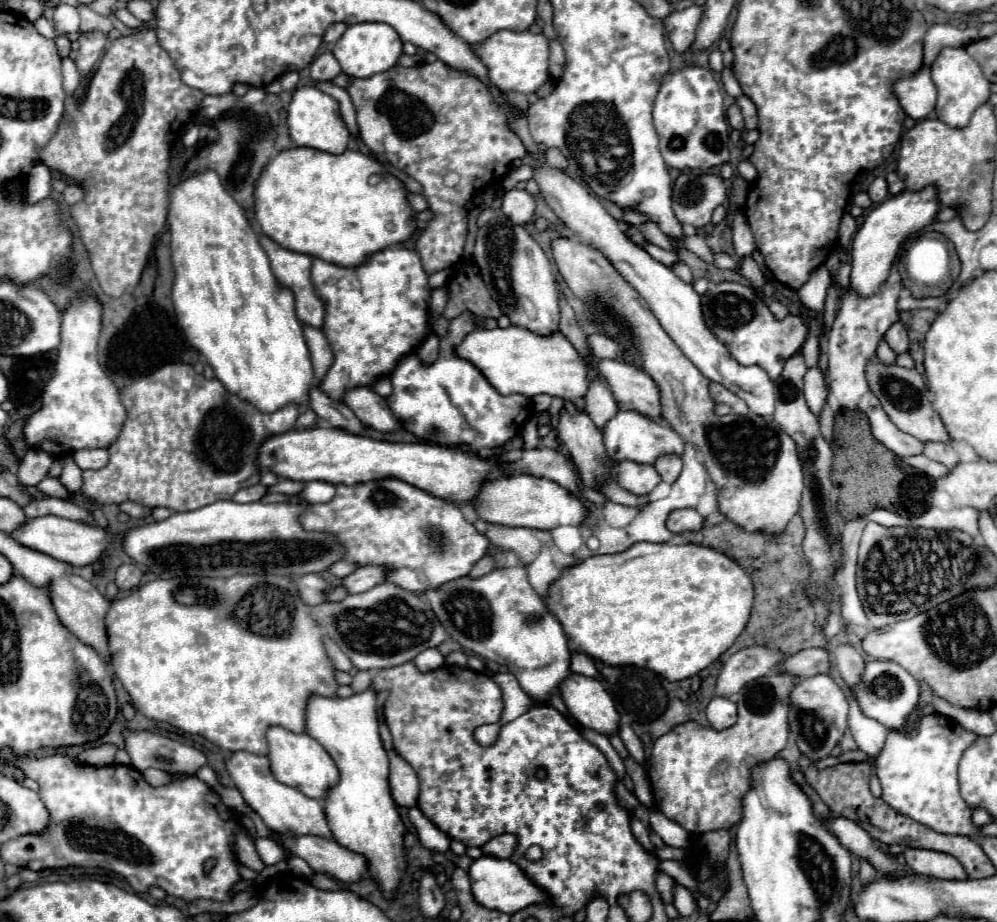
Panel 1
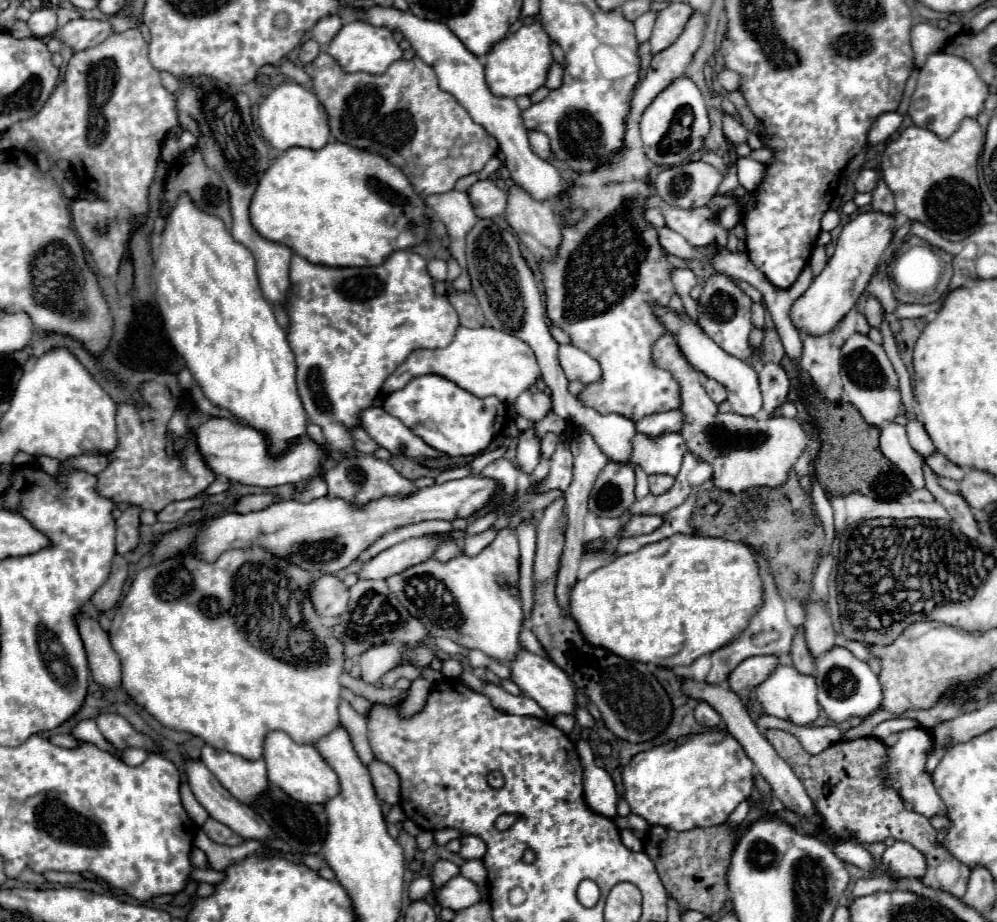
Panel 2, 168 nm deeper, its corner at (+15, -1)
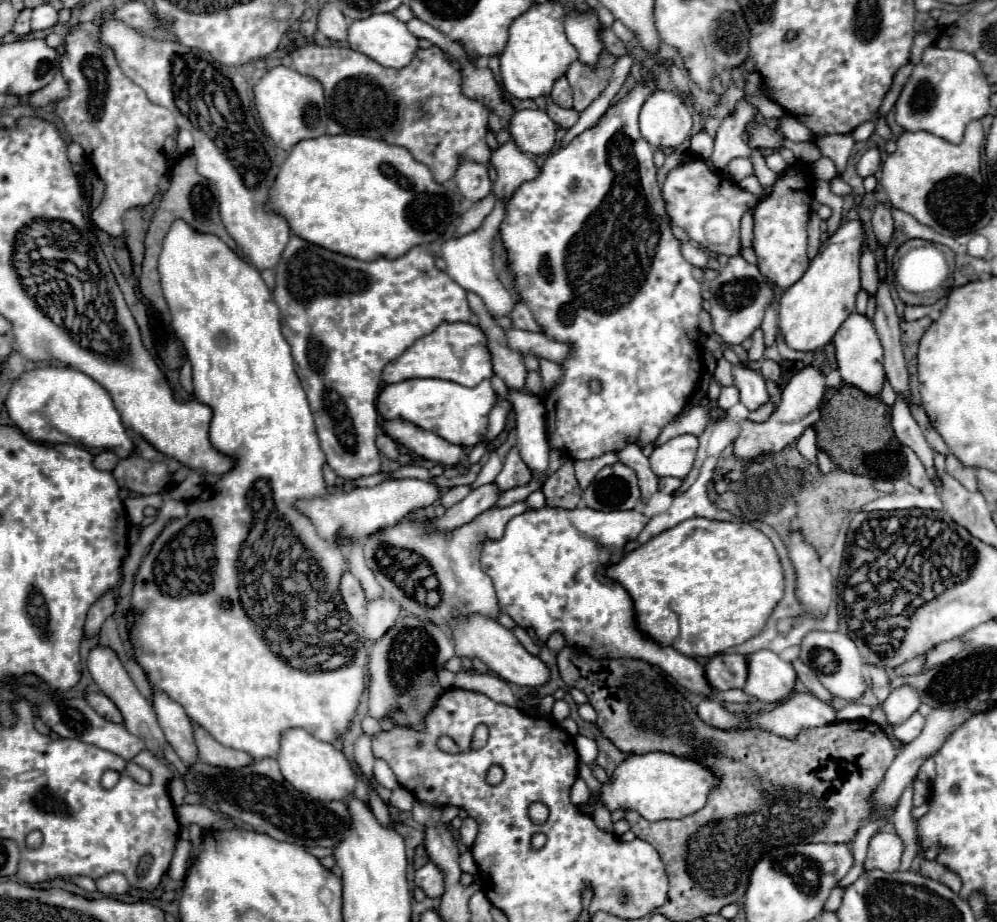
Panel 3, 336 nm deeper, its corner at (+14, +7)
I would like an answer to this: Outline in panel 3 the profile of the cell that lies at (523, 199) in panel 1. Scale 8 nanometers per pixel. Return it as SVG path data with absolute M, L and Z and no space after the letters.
M463 160L457 174L455 174L455 182L459 182L459 190L461 194L471 200L473 204L483 200L485 196L491 194L491 180L487 174L487 166L477 164L477 162L469 162Z

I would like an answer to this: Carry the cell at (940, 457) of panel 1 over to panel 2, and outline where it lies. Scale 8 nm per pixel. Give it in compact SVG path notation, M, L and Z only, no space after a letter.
M934 454L932 458L928 458L926 460L928 462L928 466L938 474L938 476L944 476L944 478L950 478L950 480L956 480L956 482L960 482L964 476L966 476L966 470L964 468L960 468L960 466L956 466L956 464L952 464L944 454Z

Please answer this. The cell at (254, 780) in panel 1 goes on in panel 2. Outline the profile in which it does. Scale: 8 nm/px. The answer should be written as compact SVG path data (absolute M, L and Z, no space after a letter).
M204 746L200 758L216 780L244 804L248 802L254 806L260 794L268 790L264 760L246 760L212 746Z

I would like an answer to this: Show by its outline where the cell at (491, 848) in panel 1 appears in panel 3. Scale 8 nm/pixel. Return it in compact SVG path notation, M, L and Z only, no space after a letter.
M465 818L459 834L461 834L461 842L463 842L467 848L471 848L473 842L475 842L475 838L477 838L477 822L475 822L473 818Z

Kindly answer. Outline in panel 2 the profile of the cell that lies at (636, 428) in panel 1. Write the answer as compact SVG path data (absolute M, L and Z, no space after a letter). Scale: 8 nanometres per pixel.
M636 432L630 462L642 466L646 474L676 476L686 450L688 448L684 446L684 438L680 438L680 434L666 434L652 440Z

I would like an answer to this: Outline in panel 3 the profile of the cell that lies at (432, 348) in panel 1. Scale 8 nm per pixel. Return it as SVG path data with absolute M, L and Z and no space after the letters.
M471 322L441 324L433 334L417 340L401 358L389 362L383 370L383 382L395 384L409 378L443 378L461 386L477 386L495 376L485 332Z

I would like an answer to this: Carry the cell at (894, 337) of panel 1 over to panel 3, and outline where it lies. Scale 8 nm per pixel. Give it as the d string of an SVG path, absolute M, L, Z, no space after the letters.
M865 246L861 254L861 286L869 296L877 294L879 288L879 276L877 276L877 266L875 266L875 254Z

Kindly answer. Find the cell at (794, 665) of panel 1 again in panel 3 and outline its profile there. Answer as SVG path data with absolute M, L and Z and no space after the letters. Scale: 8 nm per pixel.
M717 654L709 660L705 670L709 684L715 690L743 688L749 674L749 662L745 654Z

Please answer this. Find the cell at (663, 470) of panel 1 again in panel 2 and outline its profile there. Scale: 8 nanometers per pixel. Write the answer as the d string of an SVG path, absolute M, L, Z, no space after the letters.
M654 474L648 480L650 480L650 492L654 496L664 494L666 490L670 490L672 488L672 482L674 482L674 478L672 476L666 476L666 474Z

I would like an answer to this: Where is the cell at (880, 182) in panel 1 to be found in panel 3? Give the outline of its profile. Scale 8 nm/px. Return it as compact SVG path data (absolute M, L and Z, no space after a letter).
M871 148L871 150L867 150L867 152L861 156L861 160L859 160L859 164L857 164L857 174L859 174L861 178L873 176L873 174L879 170L879 166L881 166L879 150L877 150L877 148Z

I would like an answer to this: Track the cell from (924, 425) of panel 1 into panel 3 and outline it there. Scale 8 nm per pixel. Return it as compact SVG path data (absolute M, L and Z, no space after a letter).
M853 312L833 336L833 344L835 344L835 356L837 356L841 378L869 396L879 396L885 386L885 368L883 368L883 346L873 328L873 322Z

